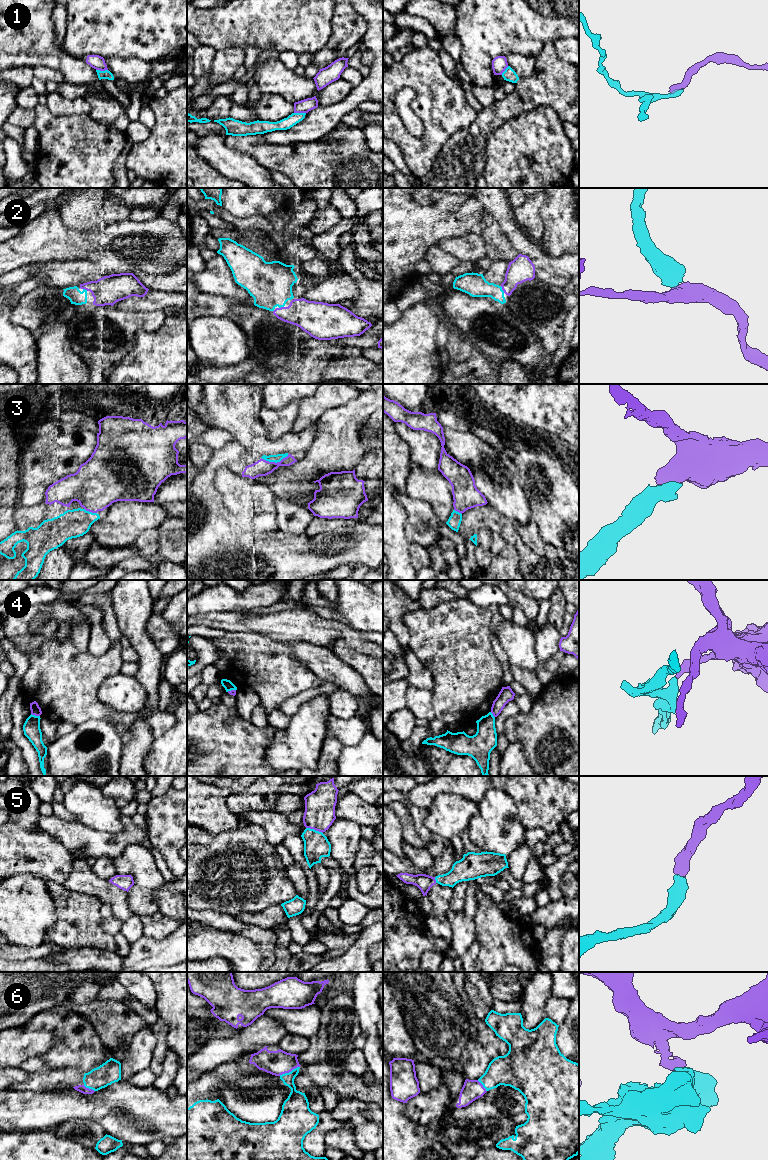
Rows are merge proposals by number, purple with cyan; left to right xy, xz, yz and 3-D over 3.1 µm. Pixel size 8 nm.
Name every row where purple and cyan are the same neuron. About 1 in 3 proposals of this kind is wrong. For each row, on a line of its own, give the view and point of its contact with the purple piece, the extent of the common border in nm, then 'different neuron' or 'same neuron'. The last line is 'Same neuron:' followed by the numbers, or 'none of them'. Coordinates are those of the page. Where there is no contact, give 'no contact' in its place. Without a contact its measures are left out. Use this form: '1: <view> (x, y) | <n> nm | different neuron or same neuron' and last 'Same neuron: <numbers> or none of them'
1: xy (102, 70) | 110 nm | different neuron
2: yz (502, 289) | 70 nm | same neuron
3: xz (274, 462) | 220 nm | same neuron
4: xy (35, 715) | 80 nm | different neuron
5: xz (314, 829) | 140 nm | same neuron
6: xz (289, 1071) | 180 nm | same neuron
Same neuron: 2, 3, 5, 6

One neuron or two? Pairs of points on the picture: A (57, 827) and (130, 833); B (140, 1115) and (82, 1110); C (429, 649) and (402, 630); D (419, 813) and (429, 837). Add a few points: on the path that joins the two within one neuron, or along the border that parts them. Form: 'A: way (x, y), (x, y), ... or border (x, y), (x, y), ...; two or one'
A: way (75, 836), (83, 842), (112, 845); one
B: way (126, 1117), (122, 1117), (115, 1110), (96, 1110); one
C: border (405, 612), (403, 623), (408, 631), (408, 646); two
D: way (419, 819), (419, 826), (423, 831); one

